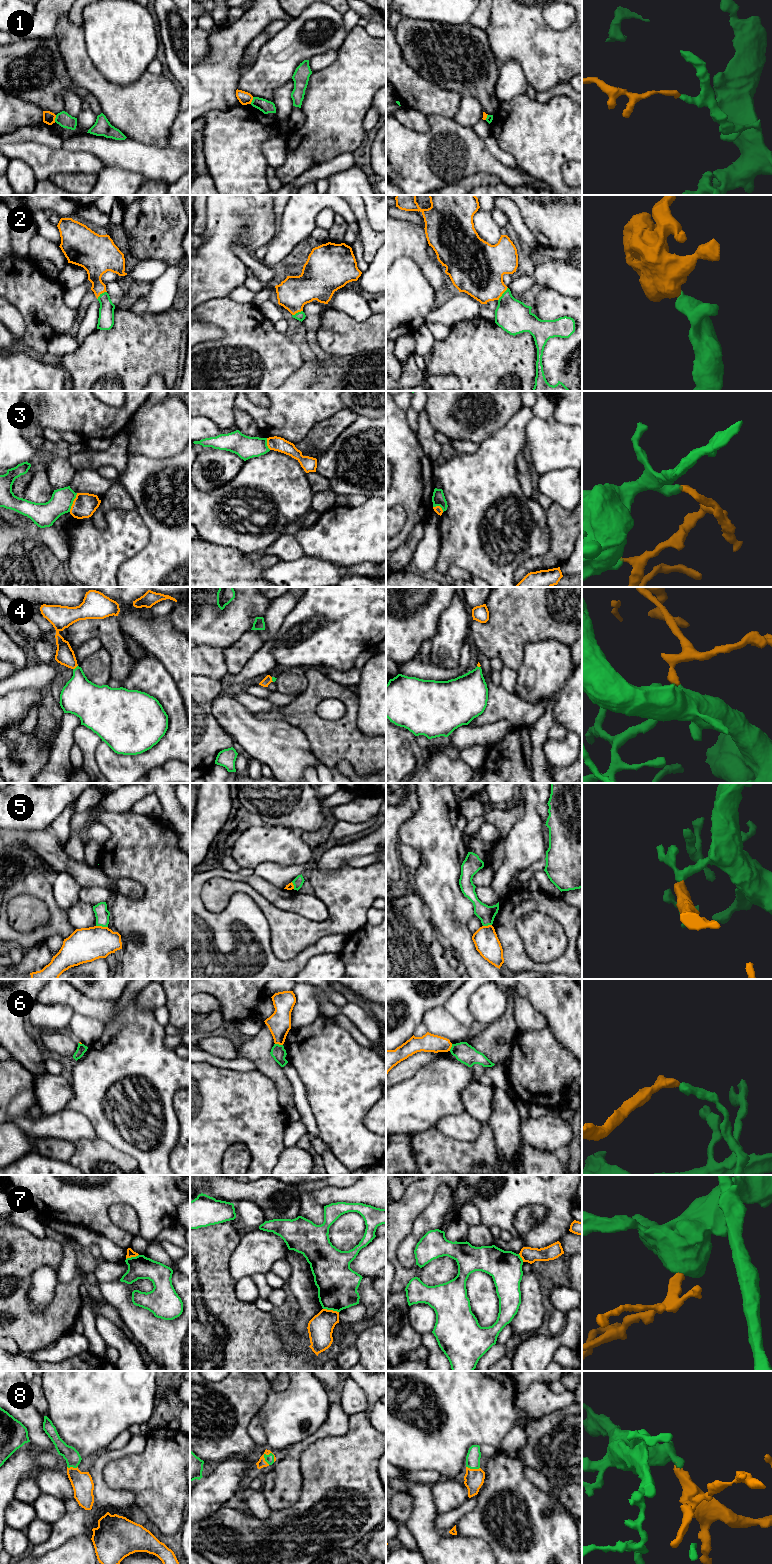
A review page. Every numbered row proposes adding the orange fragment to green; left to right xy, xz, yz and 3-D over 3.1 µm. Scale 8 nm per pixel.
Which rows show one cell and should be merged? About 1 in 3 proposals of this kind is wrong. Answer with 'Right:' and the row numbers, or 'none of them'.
Right: 2, 4, 8

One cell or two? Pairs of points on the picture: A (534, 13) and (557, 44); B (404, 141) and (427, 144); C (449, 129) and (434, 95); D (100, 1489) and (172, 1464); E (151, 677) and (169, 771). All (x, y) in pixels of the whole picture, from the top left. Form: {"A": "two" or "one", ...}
{"A": "one", "B": "one", "C": "two", "D": "two", "E": "two"}

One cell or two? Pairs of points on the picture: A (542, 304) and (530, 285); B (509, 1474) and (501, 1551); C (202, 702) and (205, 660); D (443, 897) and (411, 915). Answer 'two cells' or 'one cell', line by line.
A: two cells
B: one cell
C: two cells
D: two cells

